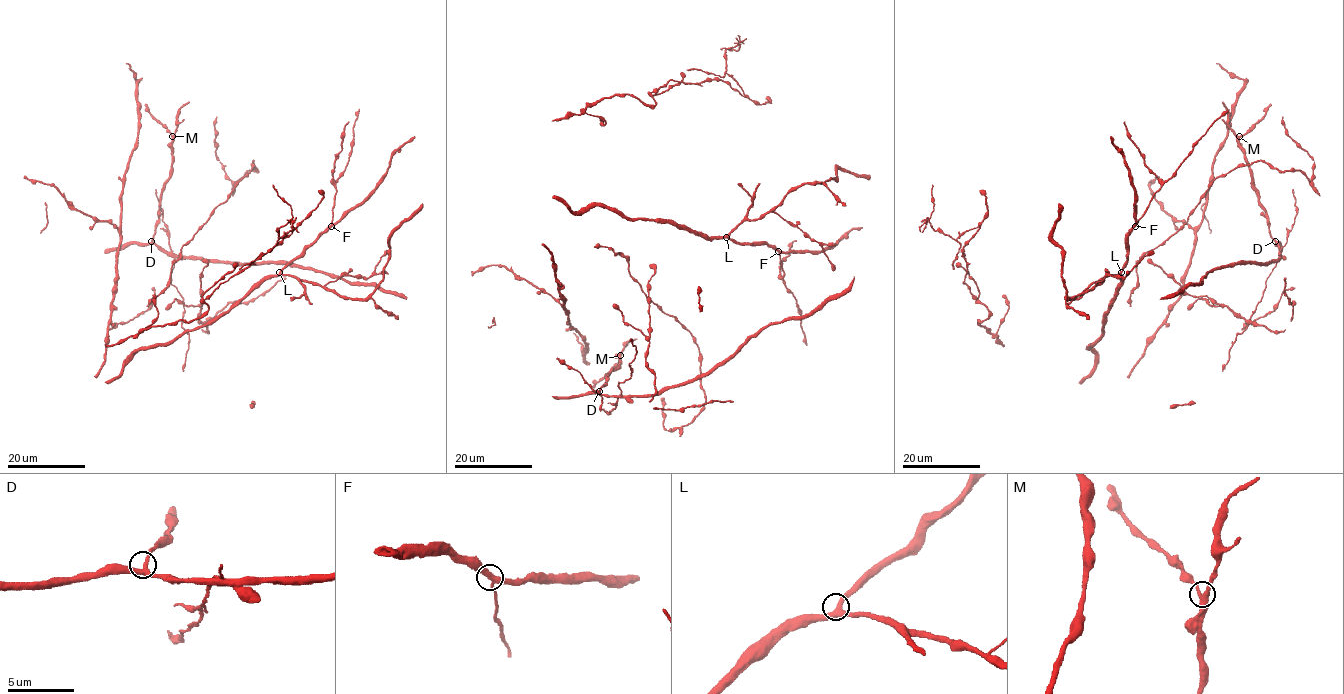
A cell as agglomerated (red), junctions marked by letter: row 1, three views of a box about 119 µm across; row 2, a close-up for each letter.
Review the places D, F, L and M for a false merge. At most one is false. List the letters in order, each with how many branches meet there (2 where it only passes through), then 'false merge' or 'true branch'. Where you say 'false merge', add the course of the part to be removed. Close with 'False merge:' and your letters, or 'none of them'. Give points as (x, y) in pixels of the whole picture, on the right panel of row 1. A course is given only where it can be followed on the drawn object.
D: 3 | true branch
F: 3 | true branch
L: 3 | true branch
M: 3 | true branch
False merge: none of them

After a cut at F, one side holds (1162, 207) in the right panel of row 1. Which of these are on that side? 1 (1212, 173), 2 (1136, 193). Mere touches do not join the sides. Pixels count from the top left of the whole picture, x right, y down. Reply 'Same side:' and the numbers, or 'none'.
Same side: 1

